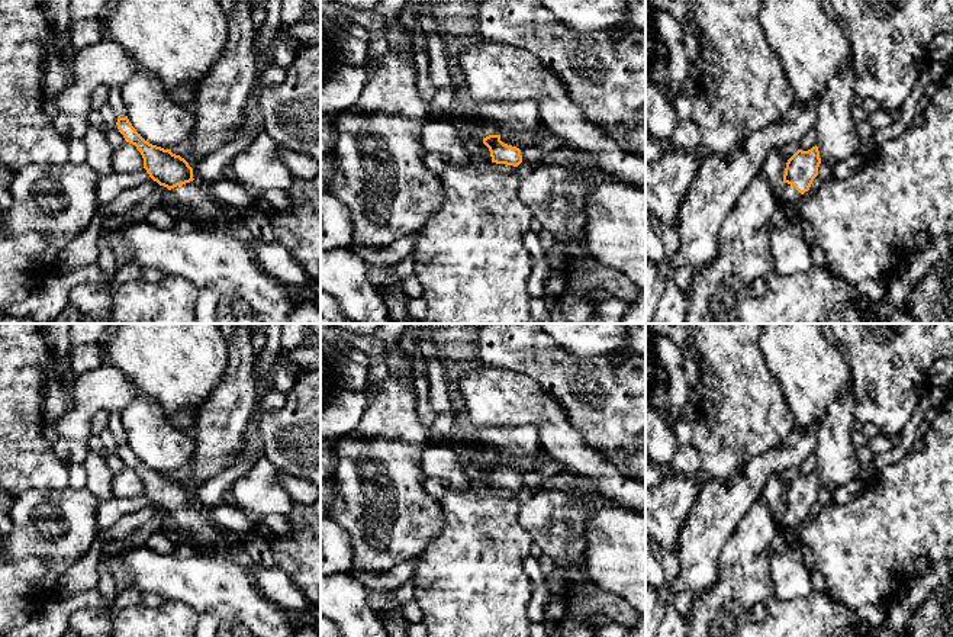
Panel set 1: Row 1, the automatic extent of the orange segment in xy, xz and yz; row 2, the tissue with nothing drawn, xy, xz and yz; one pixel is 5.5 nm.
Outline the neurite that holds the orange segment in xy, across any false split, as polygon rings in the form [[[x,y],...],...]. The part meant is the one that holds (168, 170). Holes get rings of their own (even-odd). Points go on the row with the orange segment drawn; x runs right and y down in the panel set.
[[[128,116],[117,118],[116,125],[125,141],[141,152],[149,177],[170,190],[178,213],[191,218],[200,229],[234,231],[238,228],[235,212],[213,199],[209,194],[209,186],[194,181],[193,168],[184,158],[145,141]]]

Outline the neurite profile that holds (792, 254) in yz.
[[[786,228],[769,231],[769,250],[775,260],[773,268],[779,276],[793,276],[812,267],[812,252],[806,239]]]

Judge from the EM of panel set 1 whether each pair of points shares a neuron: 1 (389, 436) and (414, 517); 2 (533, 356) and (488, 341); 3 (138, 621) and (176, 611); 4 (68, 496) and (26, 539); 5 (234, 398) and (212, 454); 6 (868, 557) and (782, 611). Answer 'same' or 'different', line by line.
1: same
2: same
3: same
4: same
5: same
6: different

